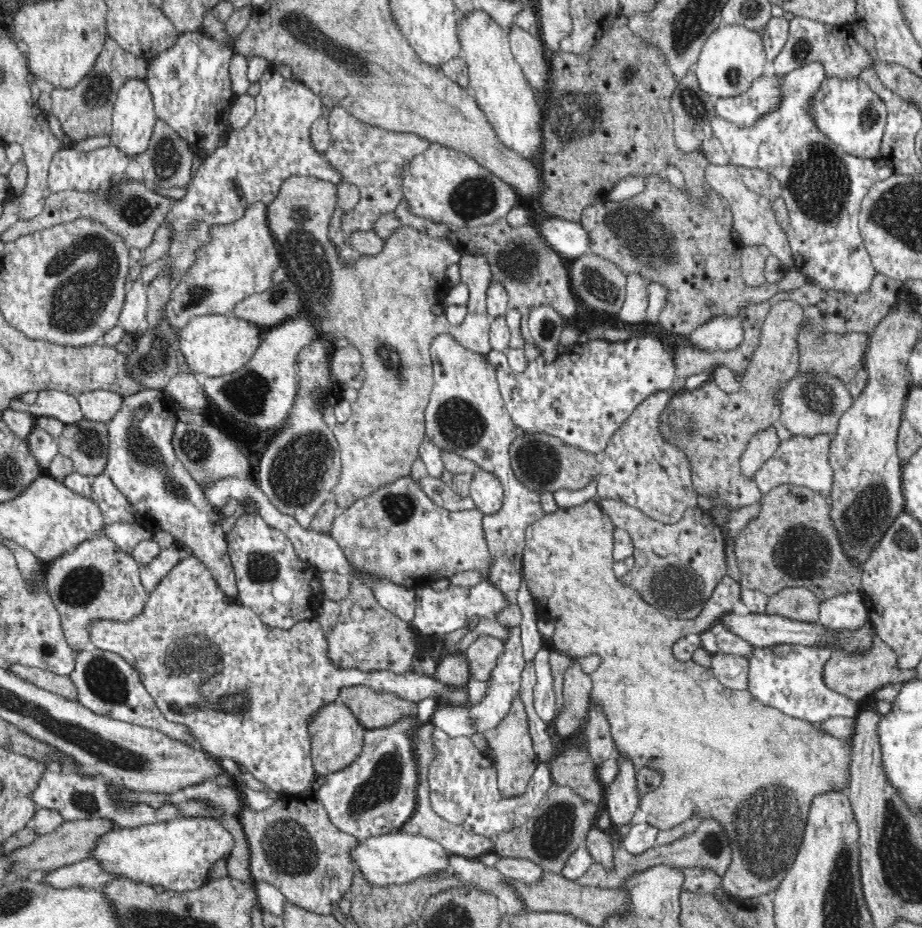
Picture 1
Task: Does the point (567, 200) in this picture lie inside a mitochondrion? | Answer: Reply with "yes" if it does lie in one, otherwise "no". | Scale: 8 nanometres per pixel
no

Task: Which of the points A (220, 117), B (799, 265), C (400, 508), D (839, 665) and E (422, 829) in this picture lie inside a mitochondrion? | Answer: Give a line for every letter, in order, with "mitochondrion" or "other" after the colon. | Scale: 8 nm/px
A: other
B: other
C: mitochondrion
D: other
E: other

